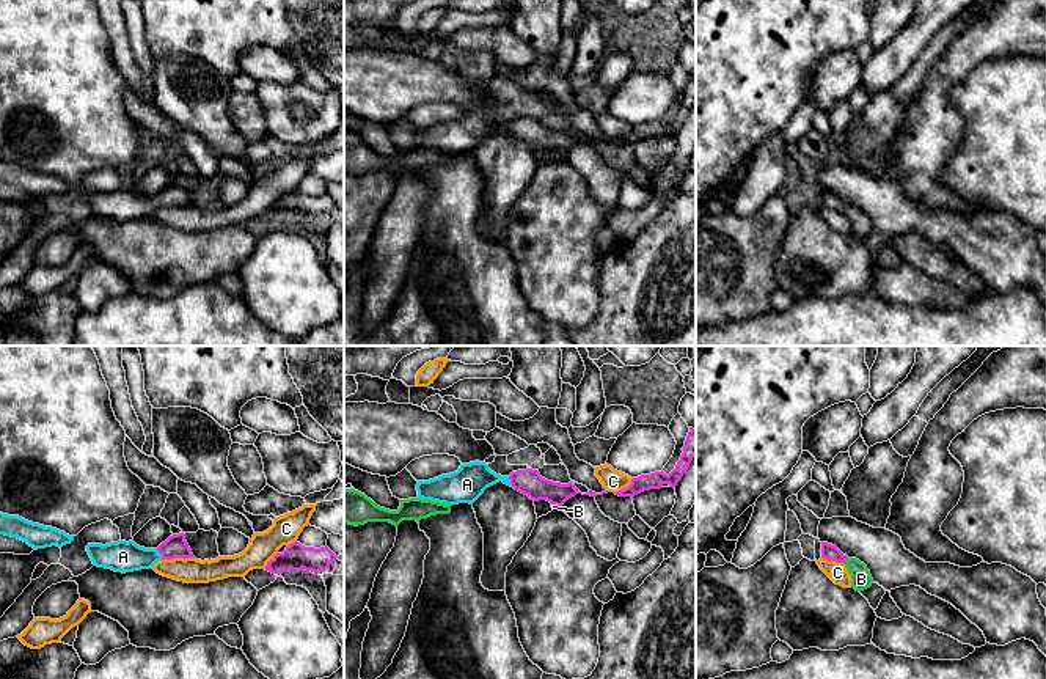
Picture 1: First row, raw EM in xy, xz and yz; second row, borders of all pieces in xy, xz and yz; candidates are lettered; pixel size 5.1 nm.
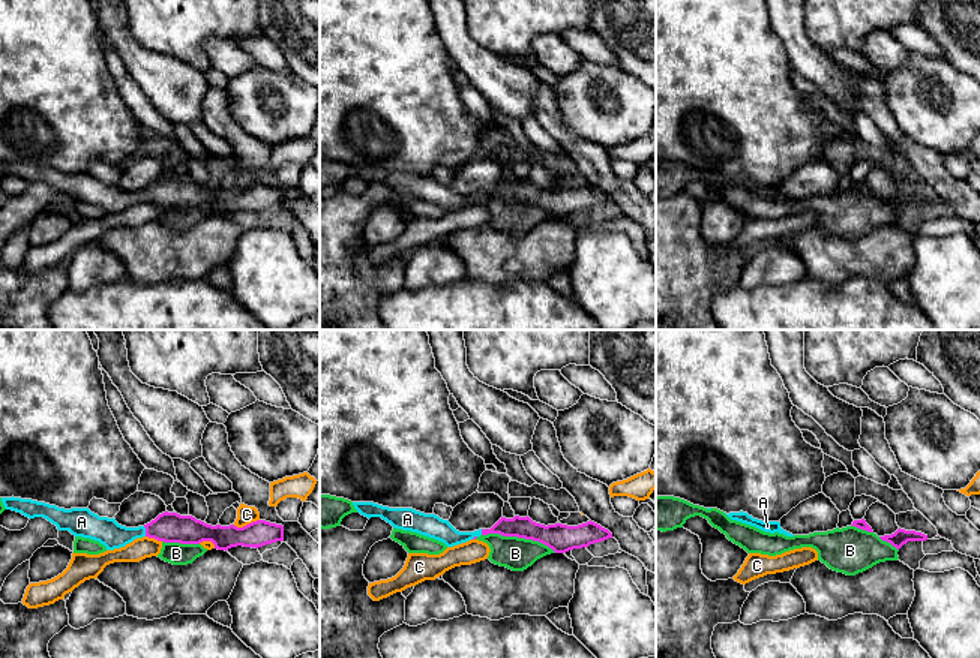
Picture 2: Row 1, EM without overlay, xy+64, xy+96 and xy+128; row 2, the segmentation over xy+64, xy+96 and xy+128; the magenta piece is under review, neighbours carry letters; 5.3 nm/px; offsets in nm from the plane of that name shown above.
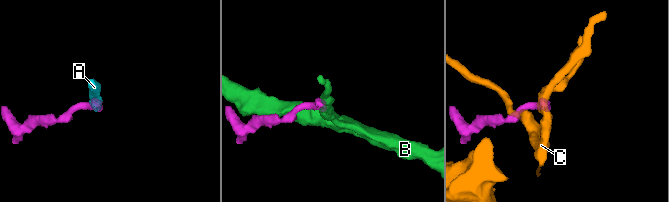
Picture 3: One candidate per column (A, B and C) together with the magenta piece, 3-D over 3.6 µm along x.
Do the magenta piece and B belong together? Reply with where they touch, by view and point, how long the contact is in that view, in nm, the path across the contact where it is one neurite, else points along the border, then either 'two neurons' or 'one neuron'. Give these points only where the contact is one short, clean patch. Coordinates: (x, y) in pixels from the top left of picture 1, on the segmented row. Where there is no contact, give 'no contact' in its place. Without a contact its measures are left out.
meets magenta in yz at (845, 560); contact 50 nm long; border along yz (847, 557), (842, 563); two neurons

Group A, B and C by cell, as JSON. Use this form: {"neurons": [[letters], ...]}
{"neurons": [["A"], ["B"], ["C"]]}

